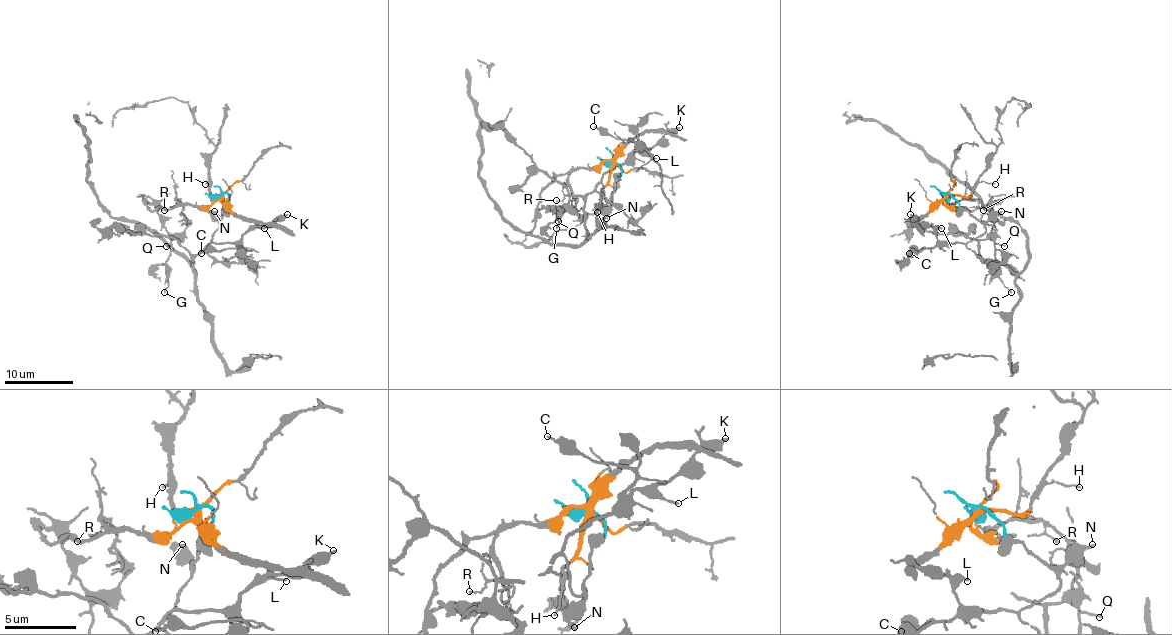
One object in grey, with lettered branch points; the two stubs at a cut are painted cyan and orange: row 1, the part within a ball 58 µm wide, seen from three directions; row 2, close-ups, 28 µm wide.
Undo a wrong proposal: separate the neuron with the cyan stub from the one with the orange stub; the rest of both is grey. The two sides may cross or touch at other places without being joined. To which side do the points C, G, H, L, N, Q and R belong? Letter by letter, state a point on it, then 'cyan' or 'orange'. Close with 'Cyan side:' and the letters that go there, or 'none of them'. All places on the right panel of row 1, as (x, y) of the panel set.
C: (909, 253) | cyan
G: (1011, 292) | cyan
H: (995, 184) | orange
L: (941, 228) | cyan
N: (1001, 211) | cyan
Q: (1004, 246) | cyan
R: (983, 210) | orange
Cyan side: C, G, L, N, Q

